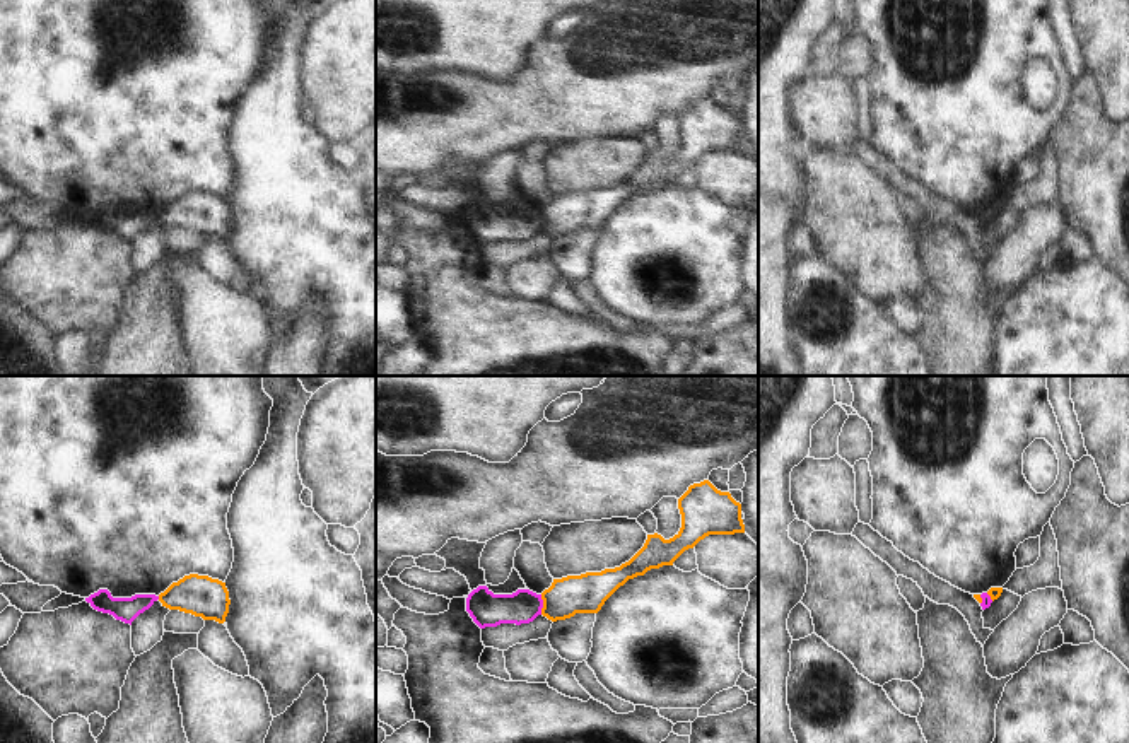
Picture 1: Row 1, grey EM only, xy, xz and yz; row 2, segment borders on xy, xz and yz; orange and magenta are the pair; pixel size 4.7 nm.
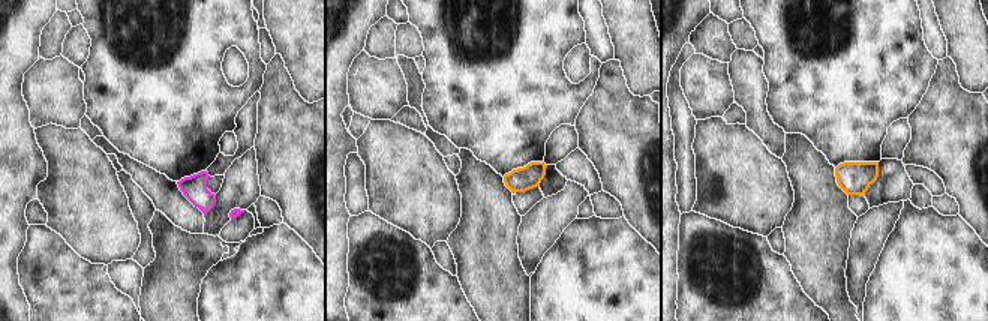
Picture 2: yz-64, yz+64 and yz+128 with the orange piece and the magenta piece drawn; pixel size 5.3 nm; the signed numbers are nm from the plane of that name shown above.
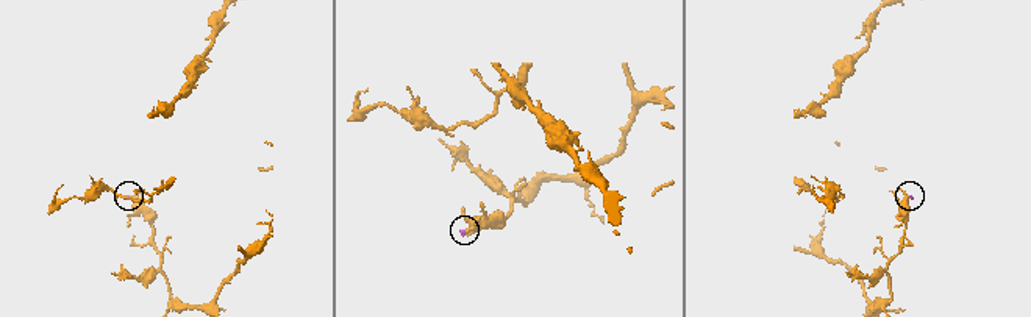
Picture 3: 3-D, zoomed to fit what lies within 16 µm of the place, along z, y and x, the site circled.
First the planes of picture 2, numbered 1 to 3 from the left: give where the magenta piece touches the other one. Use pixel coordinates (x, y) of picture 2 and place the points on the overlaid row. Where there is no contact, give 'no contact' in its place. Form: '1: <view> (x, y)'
1: no contact
2: no contact
3: no contact

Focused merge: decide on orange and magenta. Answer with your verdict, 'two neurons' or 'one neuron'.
two neurons

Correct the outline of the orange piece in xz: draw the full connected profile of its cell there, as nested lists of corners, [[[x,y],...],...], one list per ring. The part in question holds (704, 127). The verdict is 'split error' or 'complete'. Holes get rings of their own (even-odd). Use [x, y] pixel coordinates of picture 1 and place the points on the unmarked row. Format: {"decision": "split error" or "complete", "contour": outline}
{"decision": "complete", "contour": [[[709,97],[690,102],[678,116],[678,126],[681,145],[673,155],[647,152],[644,164],[620,184],[553,196],[541,210],[541,232],[557,239],[576,231],[598,231],[629,196],[644,193],[651,186],[673,183],[685,167],[693,166],[705,154],[745,150],[741,121]]]}

